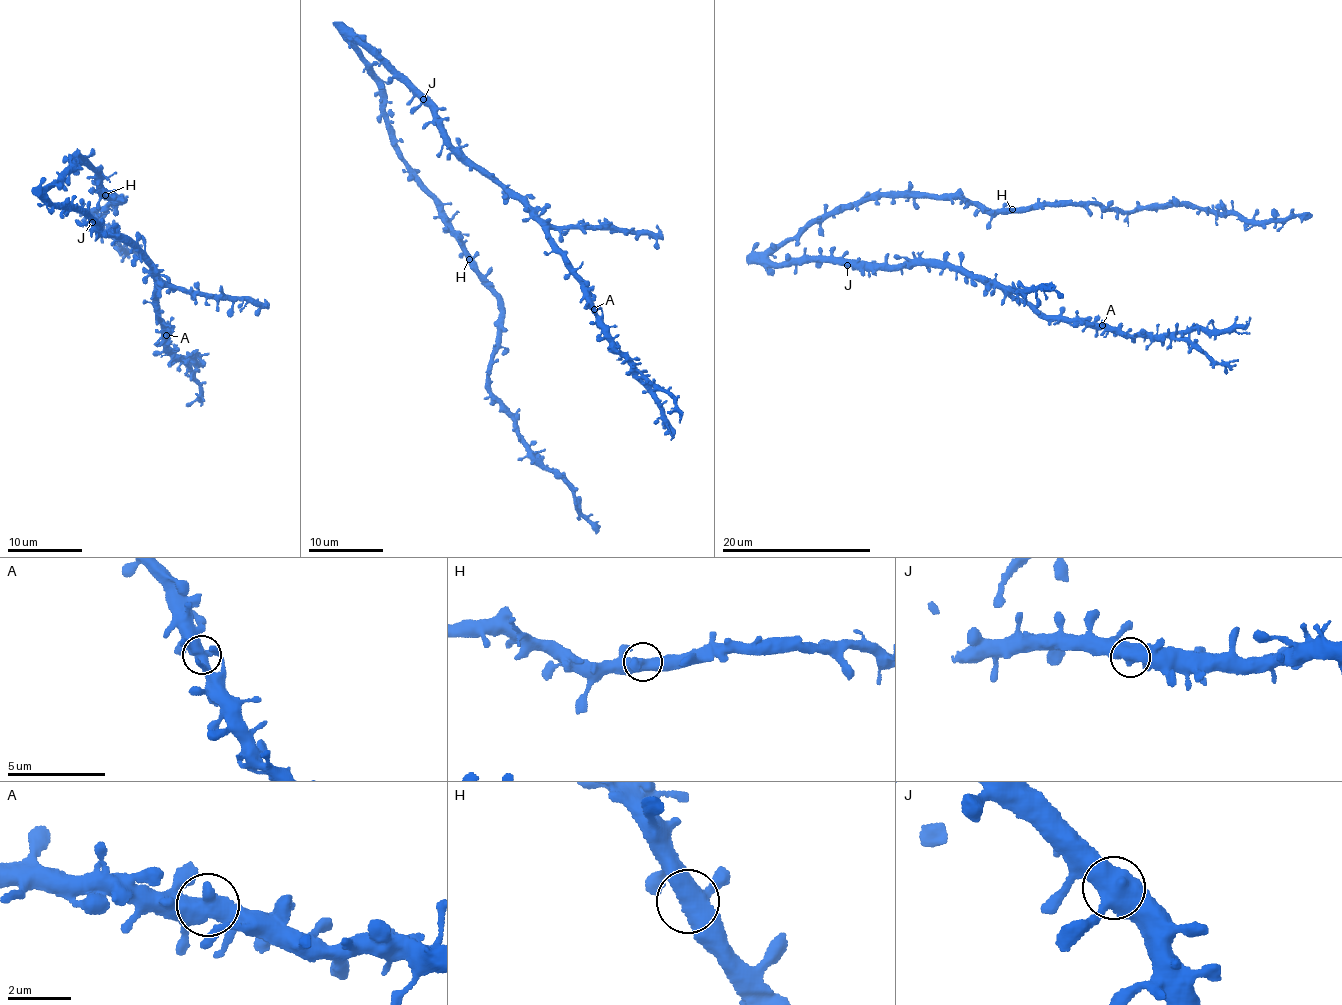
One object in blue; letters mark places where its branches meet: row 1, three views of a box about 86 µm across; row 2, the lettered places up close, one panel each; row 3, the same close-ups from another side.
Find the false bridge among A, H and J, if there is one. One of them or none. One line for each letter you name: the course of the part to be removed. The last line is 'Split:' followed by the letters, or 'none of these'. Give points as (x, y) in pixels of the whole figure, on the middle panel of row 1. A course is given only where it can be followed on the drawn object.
Split: none of these

